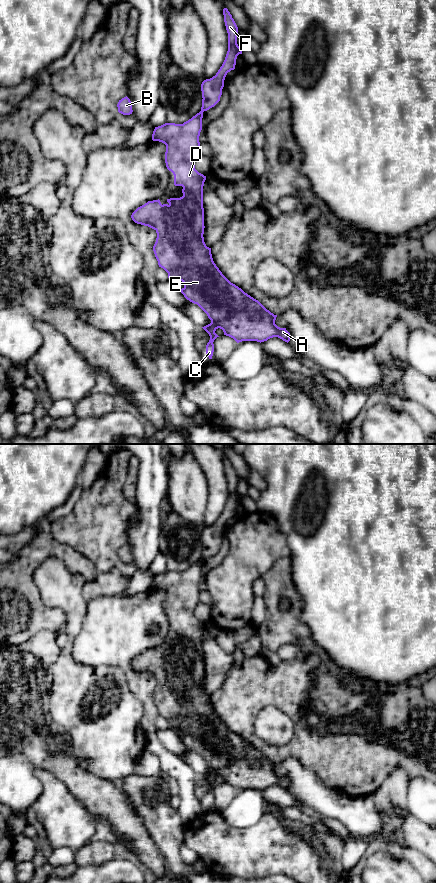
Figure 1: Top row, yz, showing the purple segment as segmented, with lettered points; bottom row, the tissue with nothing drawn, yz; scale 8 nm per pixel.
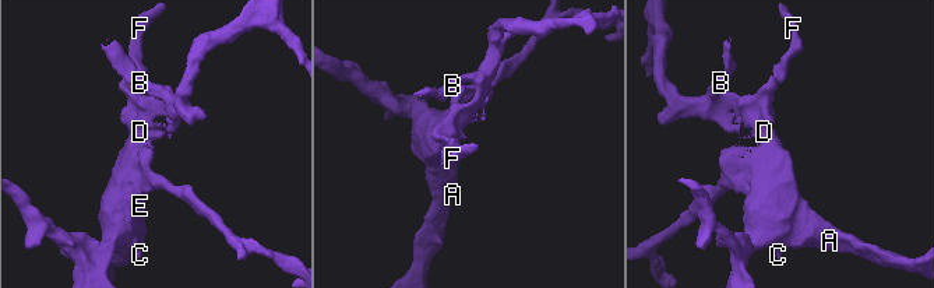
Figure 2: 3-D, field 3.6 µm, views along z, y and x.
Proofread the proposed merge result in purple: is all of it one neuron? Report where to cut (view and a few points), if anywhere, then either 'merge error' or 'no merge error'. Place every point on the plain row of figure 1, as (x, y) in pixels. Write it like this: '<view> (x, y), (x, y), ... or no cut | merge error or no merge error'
no cut | no merge error

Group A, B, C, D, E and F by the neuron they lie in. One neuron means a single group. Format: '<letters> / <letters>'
A B C D E F

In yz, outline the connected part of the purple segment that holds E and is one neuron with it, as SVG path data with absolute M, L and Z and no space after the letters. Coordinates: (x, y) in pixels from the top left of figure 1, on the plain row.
M227 456L223 457L224 470L228 481L228 499L225 508L216 521L210 527L206 527L201 532L202 539L202 555L201 559L193 564L183 572L165 571L161 574L155 575L152 588L159 589L166 593L165 611L169 619L174 623L174 633L182 634L183 644L180 646L167 647L167 652L161 652L160 648L148 649L144 653L138 655L131 663L132 668L144 674L154 677L157 681L156 690L153 694L155 705L158 709L159 715L163 716L168 721L170 729L182 729L184 735L179 737L184 745L190 750L197 752L211 768L211 771L202 775L210 784L210 788L206 793L206 803L212 807L214 800L214 788L219 785L215 779L220 776L223 778L224 783L233 786L237 791L242 789L257 789L264 790L270 786L278 785L285 790L290 789L290 781L286 776L280 776L275 772L277 763L274 763L267 758L258 748L254 747L241 736L231 731L219 718L213 709L211 696L207 695L204 690L204 656L203 656L203 634L206 624L199 621L195 617L195 608L199 601L200 590L199 584L202 578L203 560L214 555L222 543L224 535L224 528L228 520L235 517L236 507L239 502L242 502L242 496L237 492L238 475L232 466L232 463Z

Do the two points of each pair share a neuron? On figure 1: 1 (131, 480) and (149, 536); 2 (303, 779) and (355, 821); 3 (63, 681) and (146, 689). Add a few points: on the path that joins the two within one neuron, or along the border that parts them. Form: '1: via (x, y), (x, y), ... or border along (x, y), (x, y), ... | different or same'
1: border along (139, 468), (135, 497), (131, 502) | different
2: via (316, 792), (324, 800), (342, 808) | same
3: border along (116, 667), (122, 670), (129, 690), (142, 707) | different

